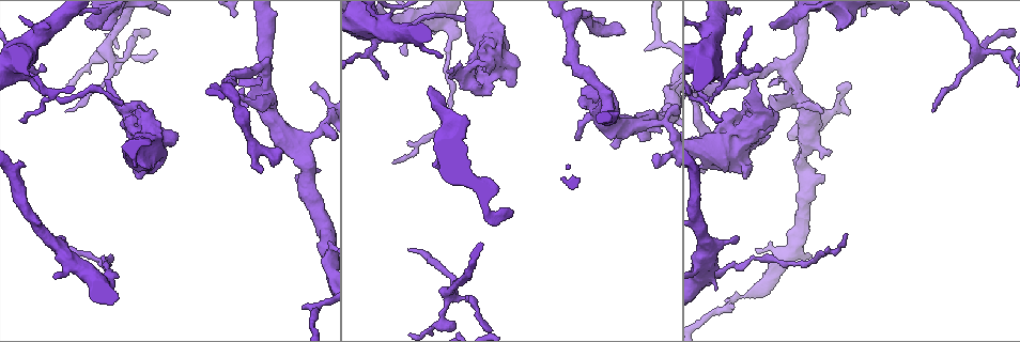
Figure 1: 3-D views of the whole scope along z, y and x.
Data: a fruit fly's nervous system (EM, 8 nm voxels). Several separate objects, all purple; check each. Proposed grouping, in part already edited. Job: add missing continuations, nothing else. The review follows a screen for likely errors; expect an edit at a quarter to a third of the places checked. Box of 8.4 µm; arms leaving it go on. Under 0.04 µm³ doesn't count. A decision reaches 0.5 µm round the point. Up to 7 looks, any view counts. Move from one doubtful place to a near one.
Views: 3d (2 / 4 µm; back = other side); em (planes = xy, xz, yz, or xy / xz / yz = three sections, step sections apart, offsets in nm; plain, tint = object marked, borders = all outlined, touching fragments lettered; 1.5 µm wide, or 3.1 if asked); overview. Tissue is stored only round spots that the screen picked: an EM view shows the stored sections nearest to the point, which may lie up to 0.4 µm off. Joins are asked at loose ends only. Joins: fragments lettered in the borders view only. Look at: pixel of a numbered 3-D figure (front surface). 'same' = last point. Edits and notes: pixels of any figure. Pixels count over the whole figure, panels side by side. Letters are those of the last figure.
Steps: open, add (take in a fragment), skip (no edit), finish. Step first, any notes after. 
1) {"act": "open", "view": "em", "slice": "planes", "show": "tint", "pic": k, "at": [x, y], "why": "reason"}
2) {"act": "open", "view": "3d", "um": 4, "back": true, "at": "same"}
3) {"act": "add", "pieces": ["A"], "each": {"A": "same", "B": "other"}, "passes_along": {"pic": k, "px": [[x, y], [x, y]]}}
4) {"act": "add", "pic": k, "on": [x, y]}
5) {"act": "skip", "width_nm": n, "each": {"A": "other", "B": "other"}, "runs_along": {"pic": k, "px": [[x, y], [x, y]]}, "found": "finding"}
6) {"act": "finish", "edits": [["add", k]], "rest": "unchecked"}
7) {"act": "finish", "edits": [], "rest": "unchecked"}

{"act": "open", "view": "3d", "um": 2, "pic": 1, "at": [769, 24], "why": "branch stops here"}

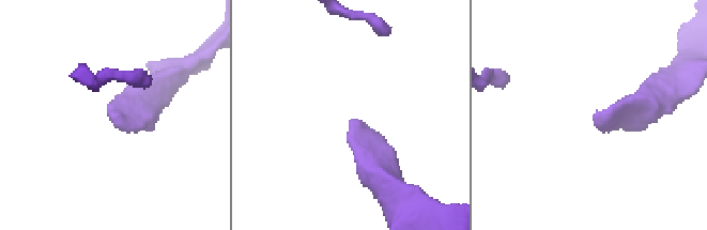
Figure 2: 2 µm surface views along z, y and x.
{"act": "open", "view": "em", "slice": "xz", "step": 4, "show": "tint", "pic": 2, "at": [113, 123]}

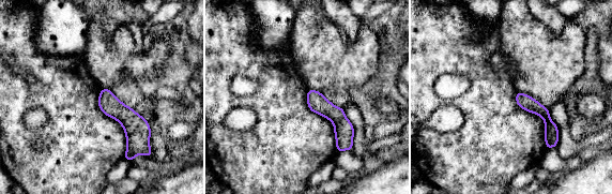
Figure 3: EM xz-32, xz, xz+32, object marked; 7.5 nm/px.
{"act": "open", "view": "em", "slice": "yz", "step": 8, "show": "borders", "at": "same"}

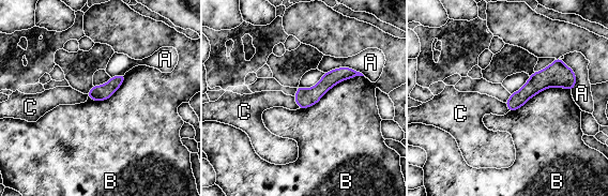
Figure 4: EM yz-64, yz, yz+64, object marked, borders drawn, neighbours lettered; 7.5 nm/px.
{"act": "skip", "each": {"A": "other", "B": "other", "C": "other"}, "border": {"pic": 4, "px": [[363, 75], [337, 83], [300, 108]]}, "found": "none of them fits"}

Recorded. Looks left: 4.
{"act": "open", "view": "3d", "um": 2, "pic": 1, "at": [575, 137], "why": "branch stops here"}

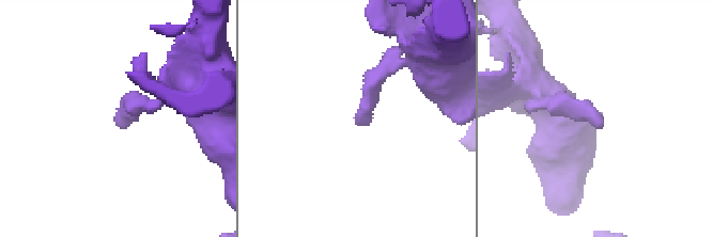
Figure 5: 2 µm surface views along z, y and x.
{"act": "open", "view": "em", "slice": "planes", "show": "plain", "pic": 5, "at": [599, 128], "why": "need the tissue"}

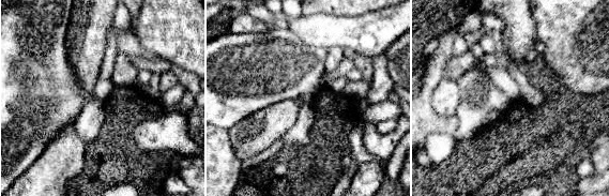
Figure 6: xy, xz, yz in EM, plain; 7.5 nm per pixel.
{"act": "open", "view": "em", "slice": "planes", "show": "borders", "at": "same"}

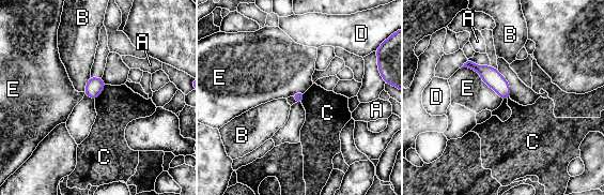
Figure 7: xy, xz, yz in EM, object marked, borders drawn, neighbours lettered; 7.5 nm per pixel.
{"act": "skip", "longest_contact_nm": ["E", 400], "each": {"A": "other", "B": "other", "C": "other", "D": "other", "E": "other"}, "border": {"pic": 7, "px": [[105, 84], [105, 87], [95, 100]]}, "found": "none of them fits"}

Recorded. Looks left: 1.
{"act": "finish", "edits": [], "rest": "unchecked"}

